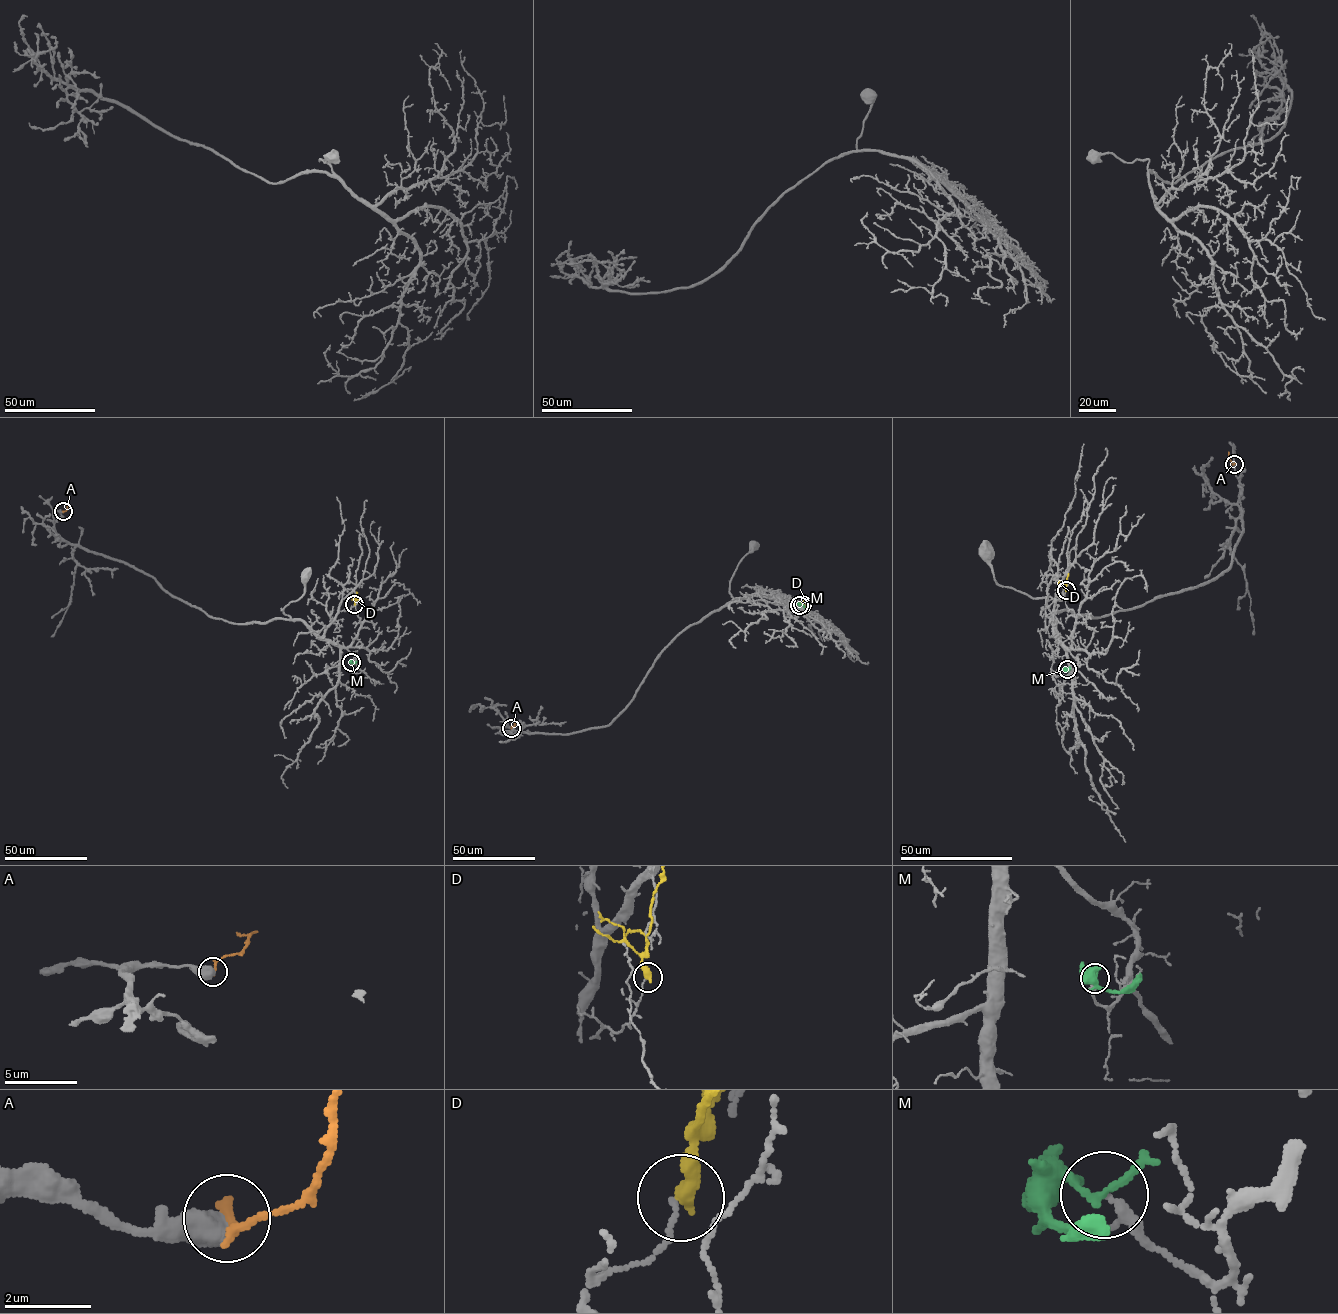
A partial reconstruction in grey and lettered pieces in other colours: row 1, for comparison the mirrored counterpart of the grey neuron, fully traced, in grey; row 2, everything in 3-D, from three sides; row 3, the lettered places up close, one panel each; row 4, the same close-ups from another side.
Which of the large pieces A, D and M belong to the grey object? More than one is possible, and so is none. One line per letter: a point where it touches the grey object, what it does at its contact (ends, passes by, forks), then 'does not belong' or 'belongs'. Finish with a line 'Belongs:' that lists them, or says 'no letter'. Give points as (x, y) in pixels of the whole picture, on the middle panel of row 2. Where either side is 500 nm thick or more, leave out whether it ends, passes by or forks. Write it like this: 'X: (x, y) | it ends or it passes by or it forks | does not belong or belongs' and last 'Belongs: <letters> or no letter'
A: (511, 728) | does not belong
D: (802, 604) | it ends | does not belong
M: (799, 605) | it passes by | does not belong
Belongs: no letter

